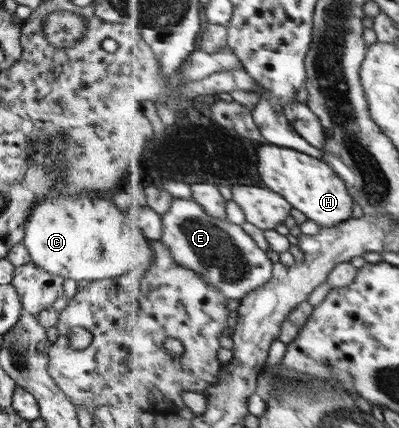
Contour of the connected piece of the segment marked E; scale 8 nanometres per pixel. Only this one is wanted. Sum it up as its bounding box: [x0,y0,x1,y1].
[161,198,275,301]

